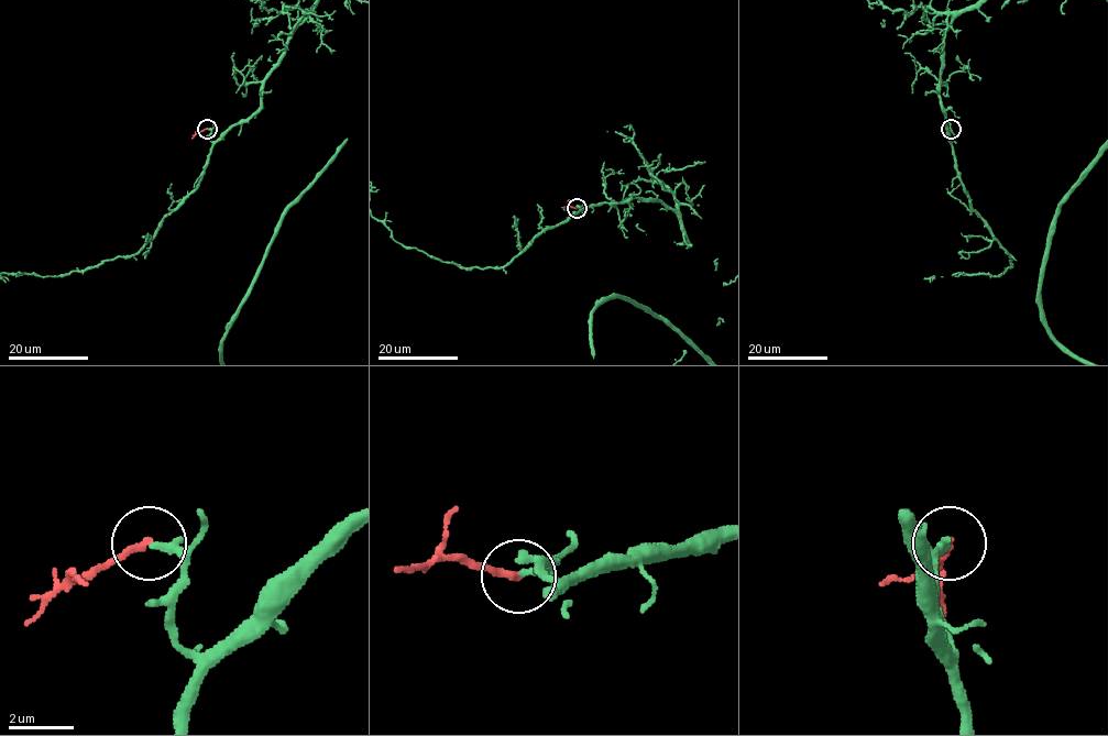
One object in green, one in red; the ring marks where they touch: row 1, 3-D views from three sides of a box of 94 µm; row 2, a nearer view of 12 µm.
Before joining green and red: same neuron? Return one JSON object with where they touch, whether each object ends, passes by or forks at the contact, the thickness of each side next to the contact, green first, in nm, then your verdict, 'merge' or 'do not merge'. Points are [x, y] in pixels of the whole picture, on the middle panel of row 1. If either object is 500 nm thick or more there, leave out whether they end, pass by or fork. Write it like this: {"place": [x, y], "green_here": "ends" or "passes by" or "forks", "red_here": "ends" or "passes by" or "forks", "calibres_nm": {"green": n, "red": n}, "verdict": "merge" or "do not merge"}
{"place": [577, 208], "green_here": "ends", "red_here": "ends", "calibres_nm": {"green": 240, "red": 240}, "verdict": "merge"}

